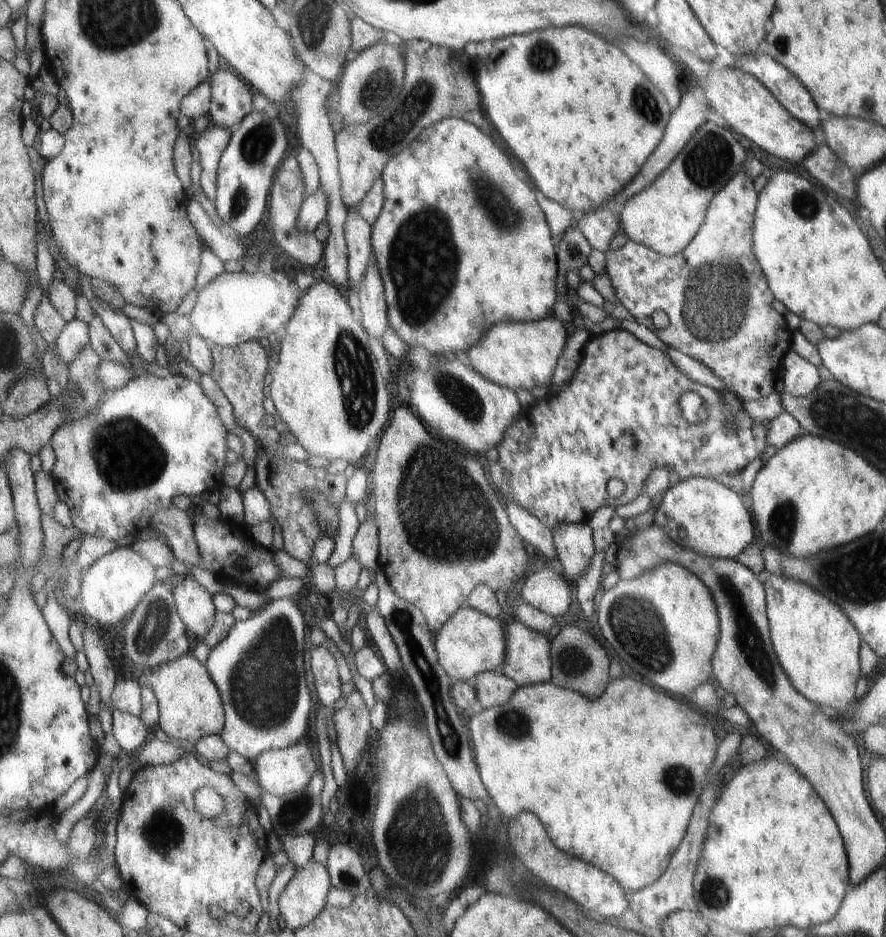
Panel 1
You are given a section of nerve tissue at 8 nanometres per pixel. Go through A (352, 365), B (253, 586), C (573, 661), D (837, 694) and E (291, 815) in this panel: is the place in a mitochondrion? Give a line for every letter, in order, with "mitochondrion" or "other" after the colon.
A: mitochondrion
B: other
C: mitochondrion
D: other
E: mitochondrion

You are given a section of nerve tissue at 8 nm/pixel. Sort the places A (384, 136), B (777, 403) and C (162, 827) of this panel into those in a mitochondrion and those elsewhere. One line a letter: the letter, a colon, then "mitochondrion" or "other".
A: mitochondrion
B: other
C: mitochondrion

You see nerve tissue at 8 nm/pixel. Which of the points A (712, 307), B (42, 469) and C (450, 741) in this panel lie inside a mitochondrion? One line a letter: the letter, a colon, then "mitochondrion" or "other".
A: mitochondrion
B: other
C: mitochondrion

